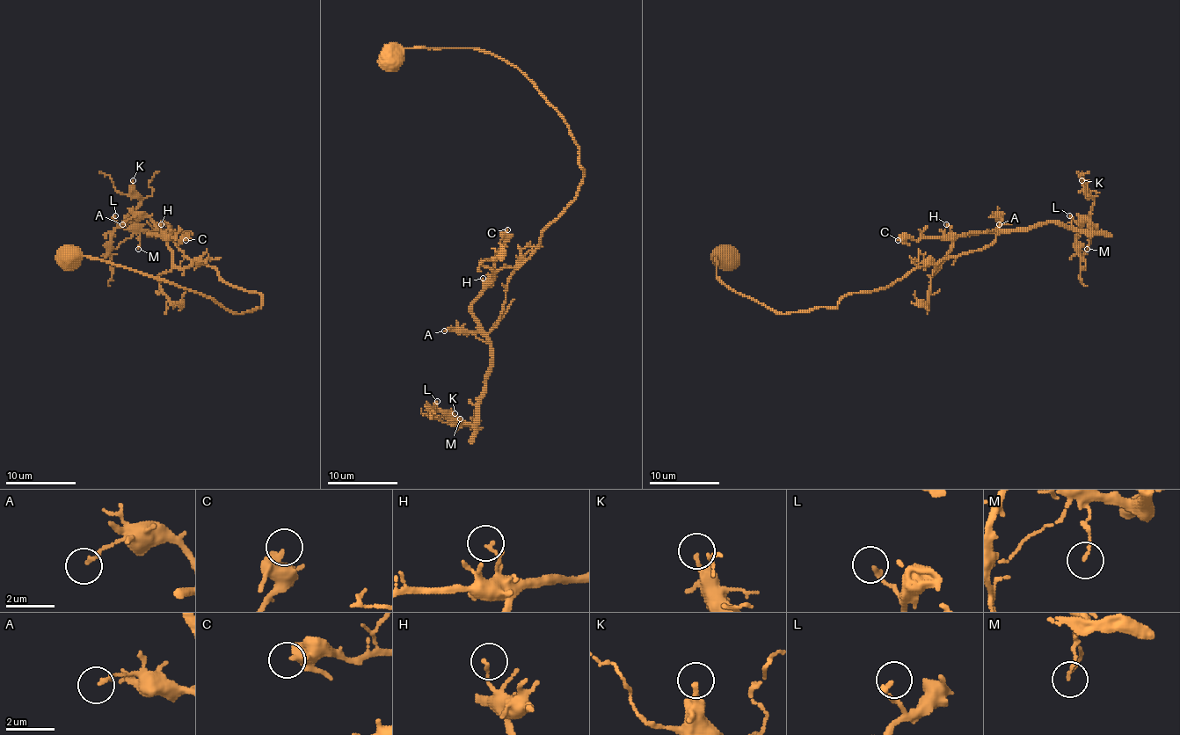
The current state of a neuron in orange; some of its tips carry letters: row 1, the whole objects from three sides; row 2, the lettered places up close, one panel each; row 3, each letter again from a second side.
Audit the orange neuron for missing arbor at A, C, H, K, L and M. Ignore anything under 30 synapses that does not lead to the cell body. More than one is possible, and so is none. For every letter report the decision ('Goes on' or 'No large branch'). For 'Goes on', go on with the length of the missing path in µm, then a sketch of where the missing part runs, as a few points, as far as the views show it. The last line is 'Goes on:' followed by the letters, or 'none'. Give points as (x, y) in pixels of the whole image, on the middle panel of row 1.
A: No large branch
C: No large branch
H: No large branch
K: No large branch
L: No large branch
M: No large branch
Goes on: none

